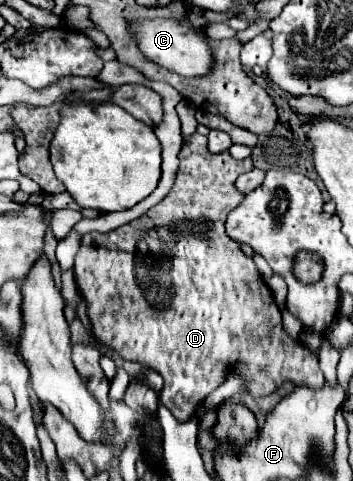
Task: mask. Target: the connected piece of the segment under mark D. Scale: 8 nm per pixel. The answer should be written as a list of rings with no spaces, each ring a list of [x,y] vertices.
[[[193,132],[189,138],[183,138],[179,168],[169,194],[143,216],[107,234],[85,234],[81,238],[81,250],[75,256],[75,282],[79,294],[87,302],[87,314],[95,328],[95,338],[113,348],[121,358],[147,364],[159,372],[165,380],[161,402],[173,412],[173,416],[177,416],[177,420],[189,420],[197,404],[231,374],[241,376],[247,392],[259,398],[269,392],[267,374],[271,382],[277,380],[271,376],[279,372],[279,382],[289,380],[299,386],[303,360],[303,384],[315,384],[315,370],[311,370],[313,366],[309,360],[305,362],[305,358],[313,354],[305,350],[299,352],[299,344],[285,334],[281,312],[277,312],[277,304],[253,260],[225,234],[227,214],[245,198],[245,194],[235,188],[235,180],[247,170],[253,170],[251,158],[235,160],[229,152],[211,154],[207,148],[207,136]]]

